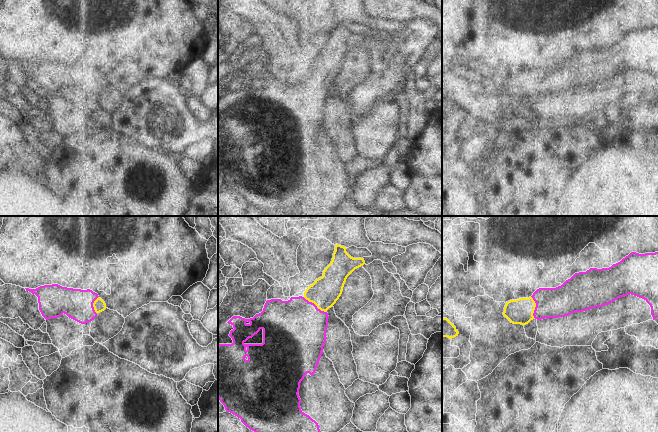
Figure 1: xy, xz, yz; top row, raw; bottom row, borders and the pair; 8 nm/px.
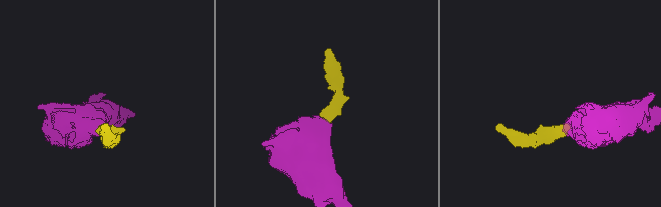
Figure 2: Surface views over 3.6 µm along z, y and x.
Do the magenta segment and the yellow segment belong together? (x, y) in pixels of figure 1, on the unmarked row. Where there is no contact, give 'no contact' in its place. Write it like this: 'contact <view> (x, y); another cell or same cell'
contact xz (314, 80); same cell

